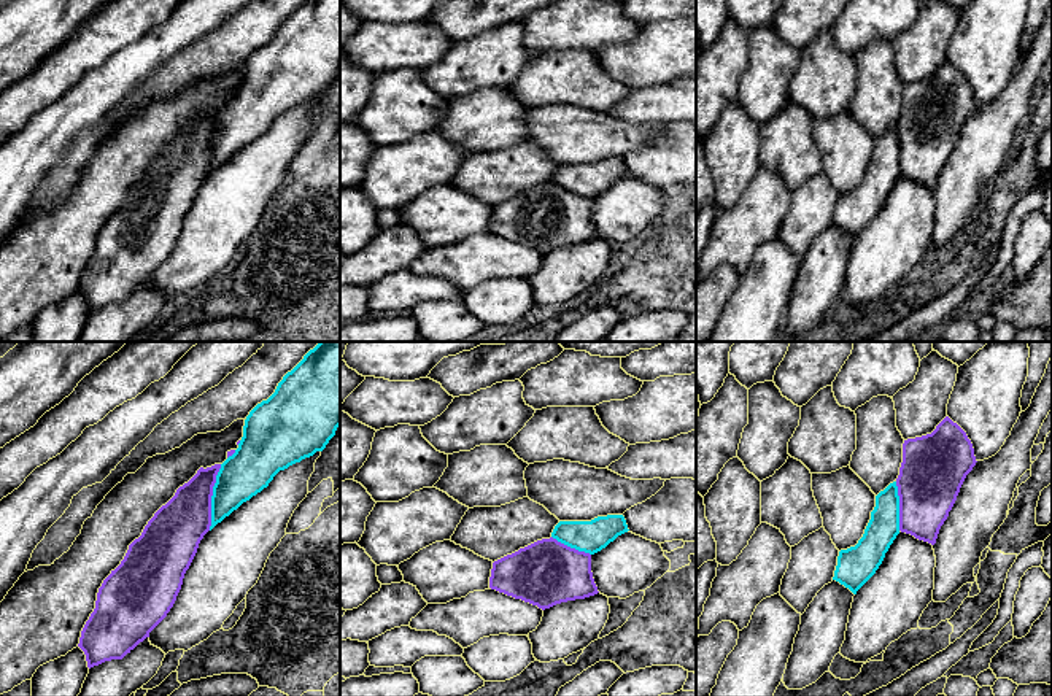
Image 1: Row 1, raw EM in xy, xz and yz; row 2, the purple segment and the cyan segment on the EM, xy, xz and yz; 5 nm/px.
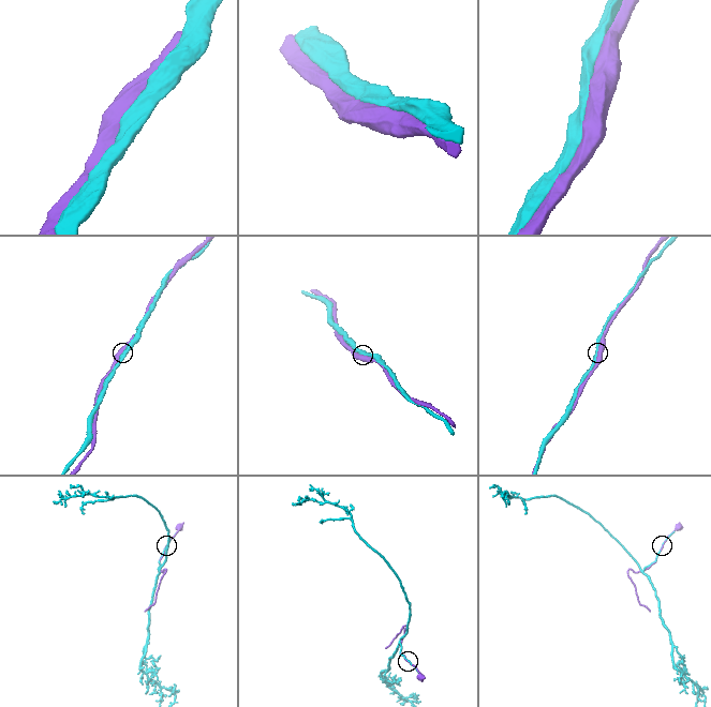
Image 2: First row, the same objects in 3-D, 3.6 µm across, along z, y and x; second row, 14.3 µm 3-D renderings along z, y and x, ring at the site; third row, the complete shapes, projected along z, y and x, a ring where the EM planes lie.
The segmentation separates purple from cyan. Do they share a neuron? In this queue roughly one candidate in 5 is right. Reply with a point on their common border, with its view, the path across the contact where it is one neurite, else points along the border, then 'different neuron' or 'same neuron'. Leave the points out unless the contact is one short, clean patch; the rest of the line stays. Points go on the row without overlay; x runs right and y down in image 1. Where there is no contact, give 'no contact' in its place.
meets purple in xy at (210, 142); different neuron

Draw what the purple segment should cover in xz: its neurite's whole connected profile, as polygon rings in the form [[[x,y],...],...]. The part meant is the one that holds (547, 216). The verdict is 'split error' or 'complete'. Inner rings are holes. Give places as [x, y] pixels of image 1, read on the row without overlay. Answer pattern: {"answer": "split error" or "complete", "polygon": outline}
{"answer": "complete", "polygon": [[[553,181],[494,205],[489,232],[542,254],[599,237],[591,216],[591,199]]]}

